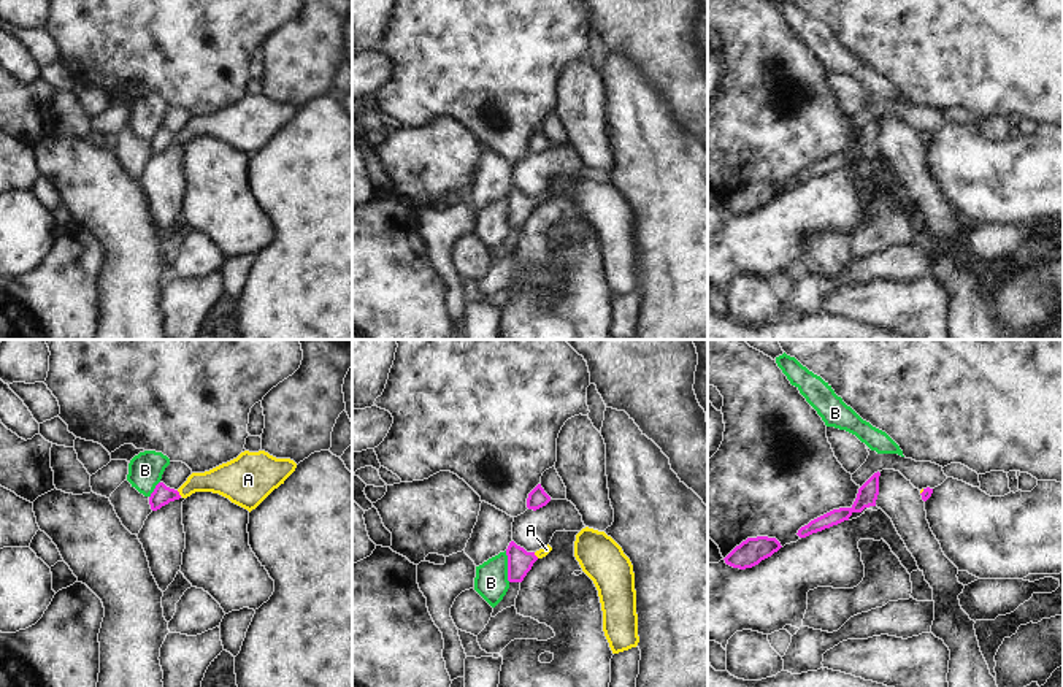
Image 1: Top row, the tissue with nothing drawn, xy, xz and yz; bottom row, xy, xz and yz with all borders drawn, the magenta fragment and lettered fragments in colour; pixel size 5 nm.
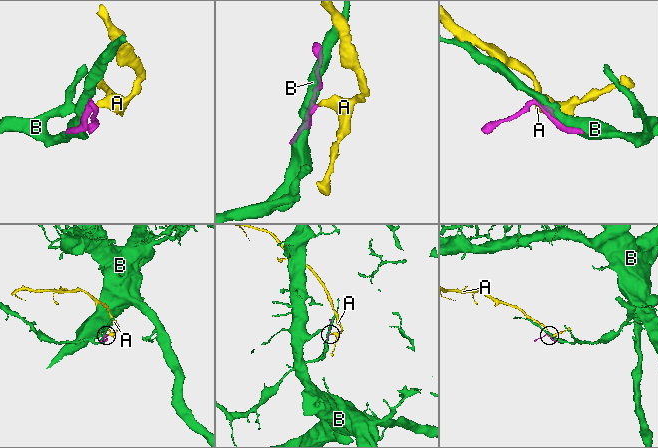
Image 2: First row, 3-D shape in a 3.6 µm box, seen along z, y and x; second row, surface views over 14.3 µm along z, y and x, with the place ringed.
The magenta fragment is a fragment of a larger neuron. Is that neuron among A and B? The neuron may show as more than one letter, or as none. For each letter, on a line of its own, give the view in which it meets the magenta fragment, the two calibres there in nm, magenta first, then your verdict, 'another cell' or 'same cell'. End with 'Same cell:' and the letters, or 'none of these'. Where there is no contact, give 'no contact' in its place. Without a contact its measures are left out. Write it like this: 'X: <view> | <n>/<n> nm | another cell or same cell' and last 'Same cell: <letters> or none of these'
A: xy | 100/160 nm | same cell
B: xz | 130/170 nm | another cell
Same cell: A

